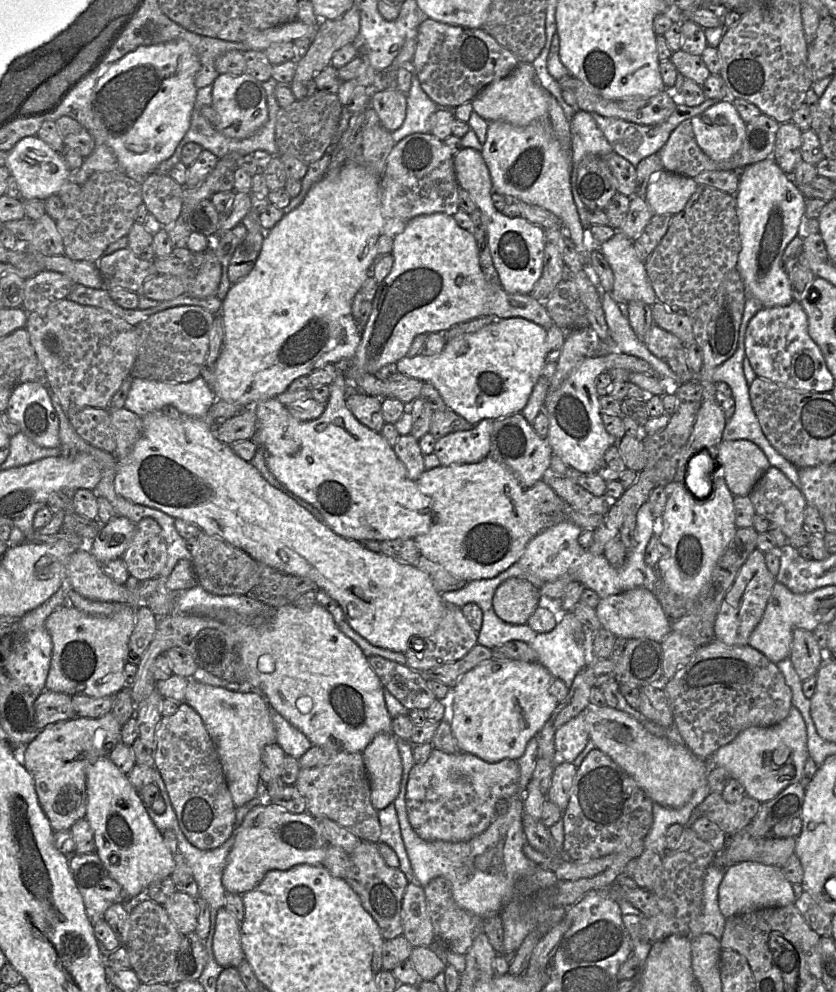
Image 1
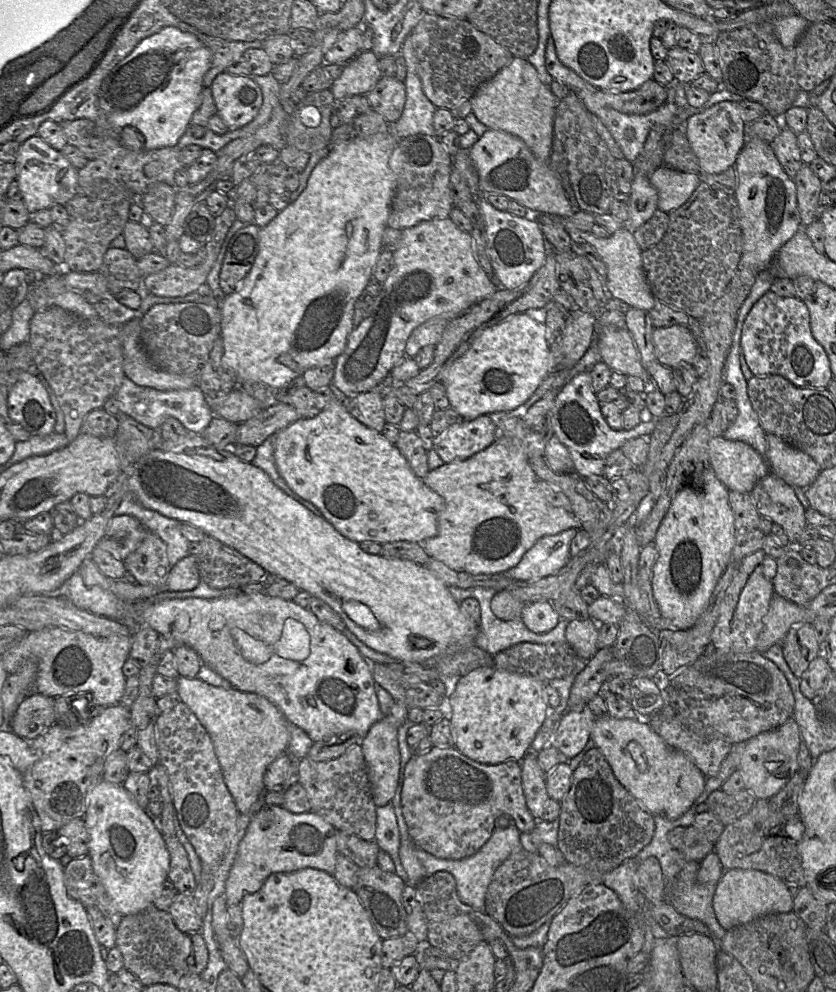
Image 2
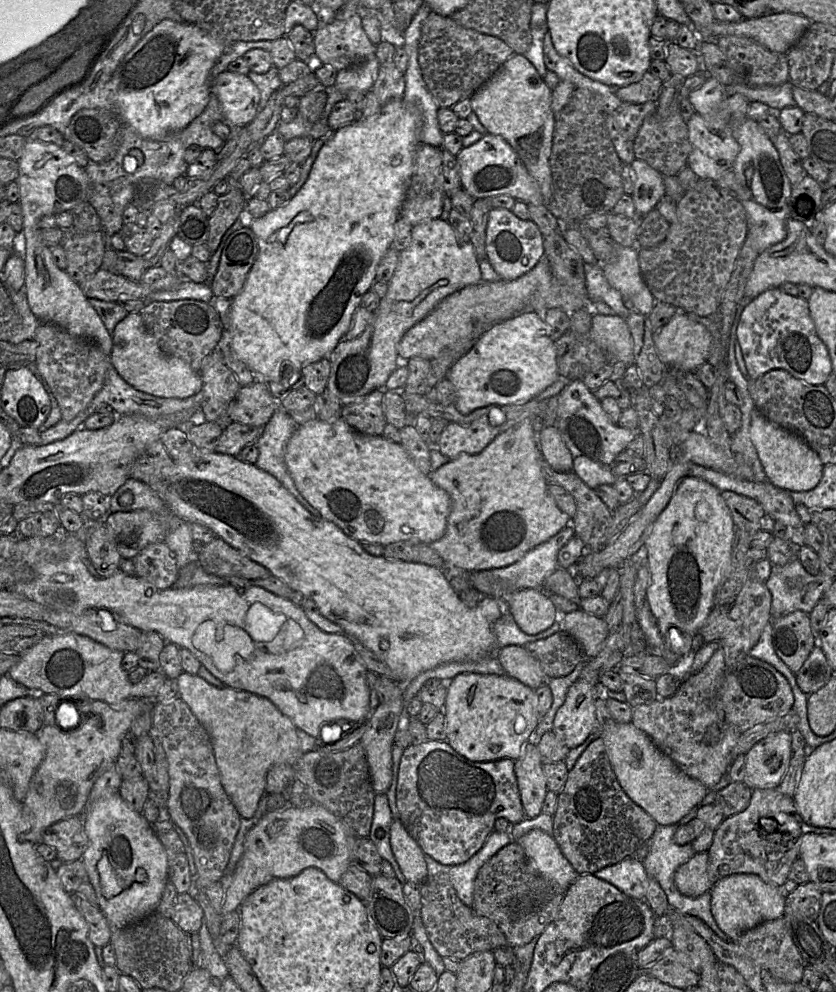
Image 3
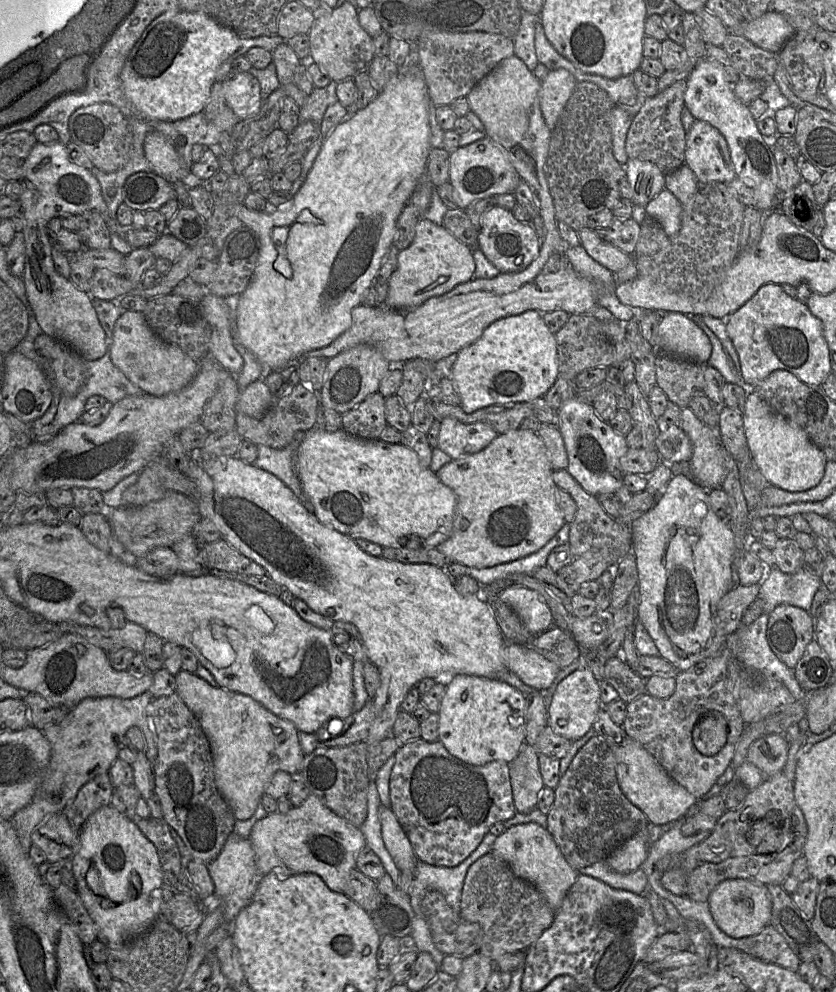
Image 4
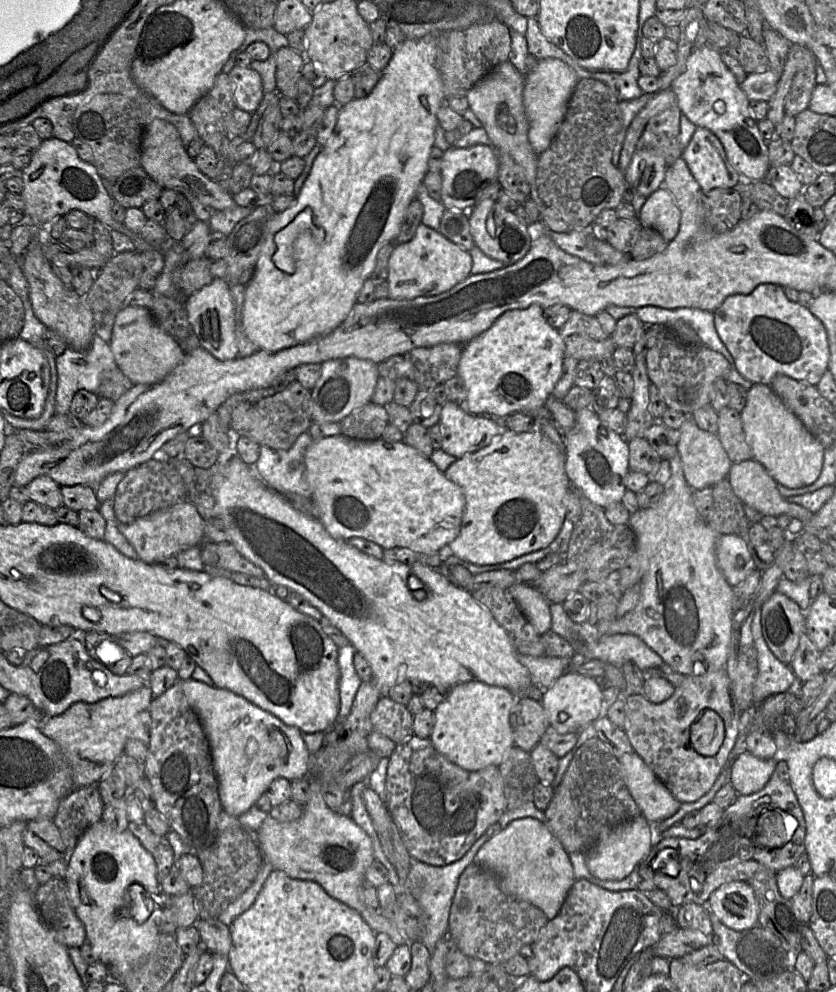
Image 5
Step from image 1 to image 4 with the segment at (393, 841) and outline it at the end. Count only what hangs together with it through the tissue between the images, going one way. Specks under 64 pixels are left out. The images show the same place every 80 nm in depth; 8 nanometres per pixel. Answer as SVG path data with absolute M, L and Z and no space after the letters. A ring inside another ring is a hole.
M371 780L367 792L367 818L360 827L360 830L365 837L366 847L379 857L386 873L389 874L392 882L397 887L400 882L401 872L395 865L391 855L384 845L378 815L380 805L381 801L379 793L374 780Z

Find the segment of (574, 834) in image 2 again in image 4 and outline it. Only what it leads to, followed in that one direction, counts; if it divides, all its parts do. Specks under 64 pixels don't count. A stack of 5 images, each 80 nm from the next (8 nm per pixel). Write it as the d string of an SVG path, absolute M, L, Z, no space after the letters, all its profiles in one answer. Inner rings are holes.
M601 737L591 738L579 750L554 792L547 830L576 871L605 861L614 849L650 826L646 815L622 792L615 756Z

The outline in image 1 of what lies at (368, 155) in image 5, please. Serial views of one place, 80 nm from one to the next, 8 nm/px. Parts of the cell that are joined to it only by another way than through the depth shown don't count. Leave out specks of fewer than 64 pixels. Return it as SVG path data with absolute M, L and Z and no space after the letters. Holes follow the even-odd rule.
M345 166L335 179L323 177L307 193L297 208L284 215L278 224L265 233L260 255L249 275L232 285L222 302L221 317L224 325L224 348L218 360L213 391L217 400L240 405L243 408L276 398L287 391L288 386L298 377L307 376L326 363L346 363L352 361L361 340L361 331L352 315L352 299L364 281L372 276L374 264L382 257L377 256L376 242L381 235L381 179L362 166Z

